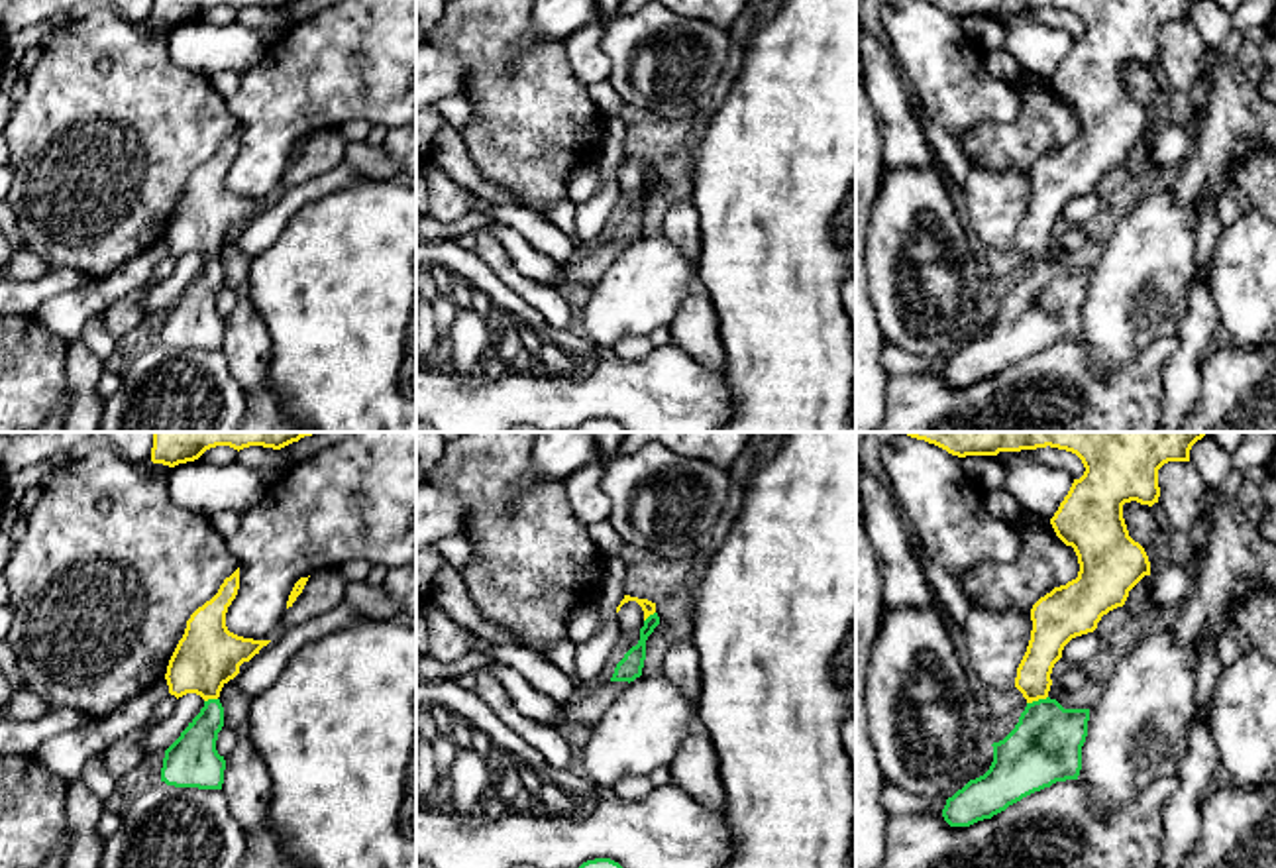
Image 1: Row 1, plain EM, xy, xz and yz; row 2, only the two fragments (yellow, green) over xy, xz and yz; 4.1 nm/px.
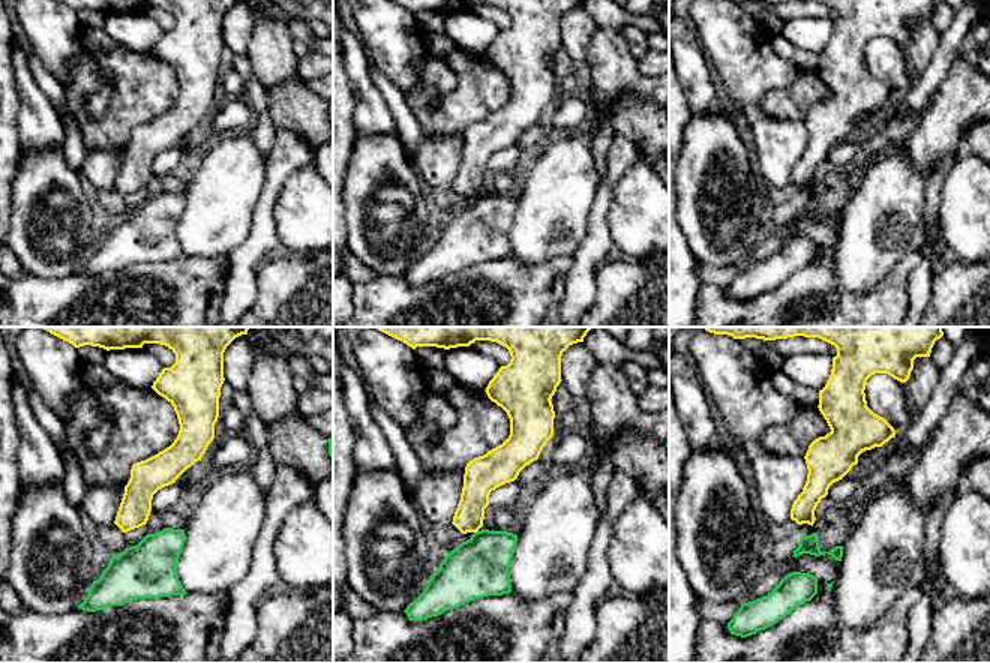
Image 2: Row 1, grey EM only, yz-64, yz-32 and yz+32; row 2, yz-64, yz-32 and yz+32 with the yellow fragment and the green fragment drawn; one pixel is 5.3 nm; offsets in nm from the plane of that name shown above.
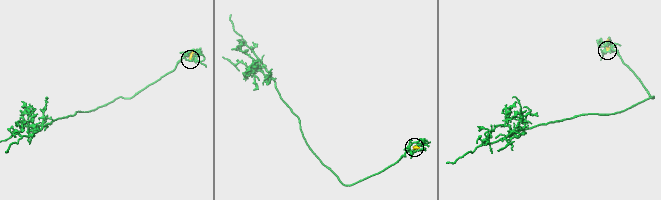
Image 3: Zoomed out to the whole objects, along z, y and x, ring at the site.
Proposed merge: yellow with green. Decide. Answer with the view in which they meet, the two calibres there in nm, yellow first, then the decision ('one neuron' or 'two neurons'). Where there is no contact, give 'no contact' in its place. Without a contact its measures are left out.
contact in yz; calibres 140 and 300 nm; two neurons

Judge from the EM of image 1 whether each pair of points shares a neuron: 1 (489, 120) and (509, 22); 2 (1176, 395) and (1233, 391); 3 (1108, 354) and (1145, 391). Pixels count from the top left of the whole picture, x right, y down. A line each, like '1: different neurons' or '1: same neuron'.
1: same neuron
2: different neurons
3: different neurons

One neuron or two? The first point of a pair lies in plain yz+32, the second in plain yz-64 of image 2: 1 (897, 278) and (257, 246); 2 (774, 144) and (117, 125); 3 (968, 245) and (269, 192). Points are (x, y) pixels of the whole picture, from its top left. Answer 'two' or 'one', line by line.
1: two
2: two
3: two

